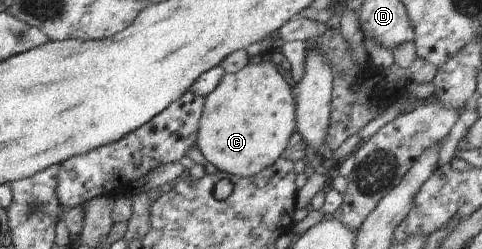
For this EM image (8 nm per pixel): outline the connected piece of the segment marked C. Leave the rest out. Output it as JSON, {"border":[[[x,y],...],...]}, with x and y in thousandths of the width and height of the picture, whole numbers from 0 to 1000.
{"border":[[[562,221],[550,225],[535,257],[510,257],[500,281],[485,297],[467,297],[454,349],[425,394],[423,458],[415,486],[415,534],[411,542],[409,590],[419,622],[452,683],[515,715],[535,695],[548,691],[556,671],[562,671],[579,635],[585,631],[587,610],[600,590],[604,546],[618,526],[616,486],[616,394],[608,382],[608,337],[602,329],[598,305],[589,297],[577,269],[575,237]]]}

